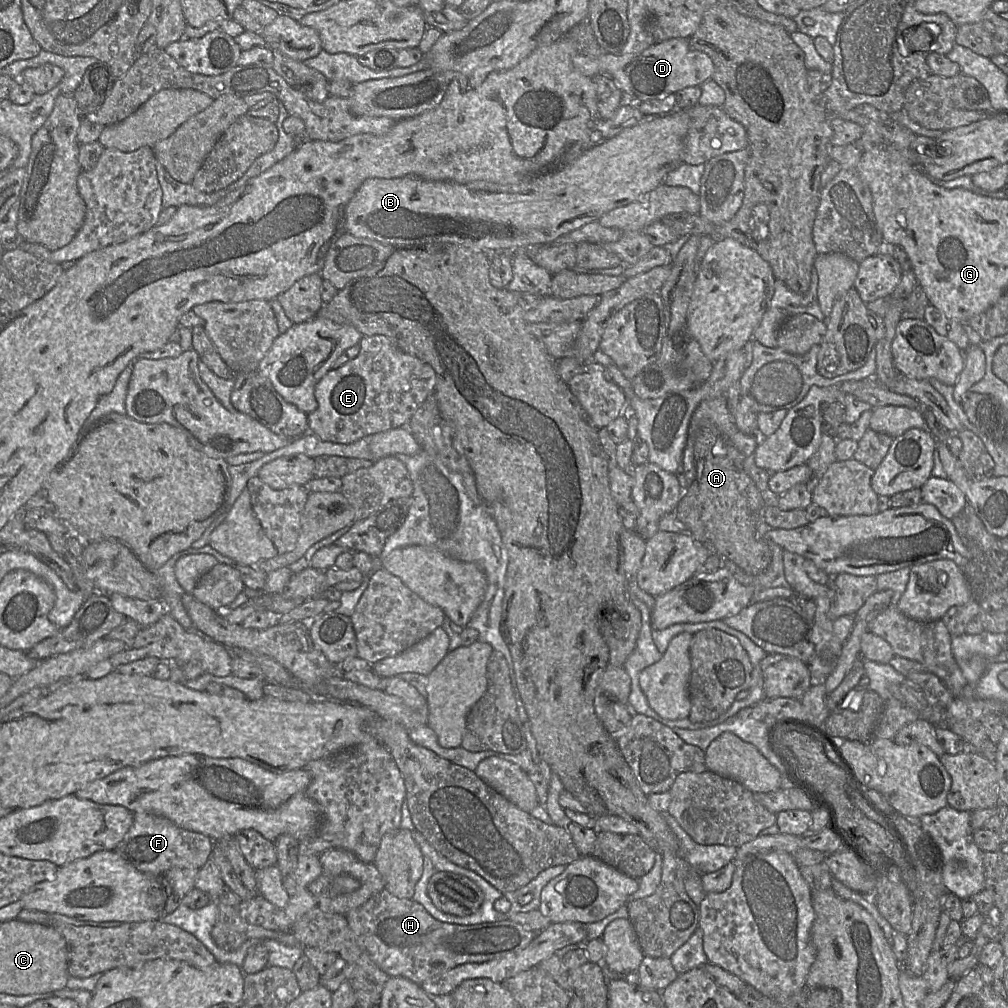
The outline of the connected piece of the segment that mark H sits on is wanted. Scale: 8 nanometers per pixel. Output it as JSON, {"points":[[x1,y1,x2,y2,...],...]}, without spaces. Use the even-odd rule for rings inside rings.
{"points":[[382,890,363,905,350,910,345,915,349,927,359,944,366,950,372,961,390,978,407,978,417,985,440,973,465,963,482,963,503,958,524,949,538,932,529,930,511,920,486,922,473,925,459,925,440,922,413,899,397,898,387,890]]}

